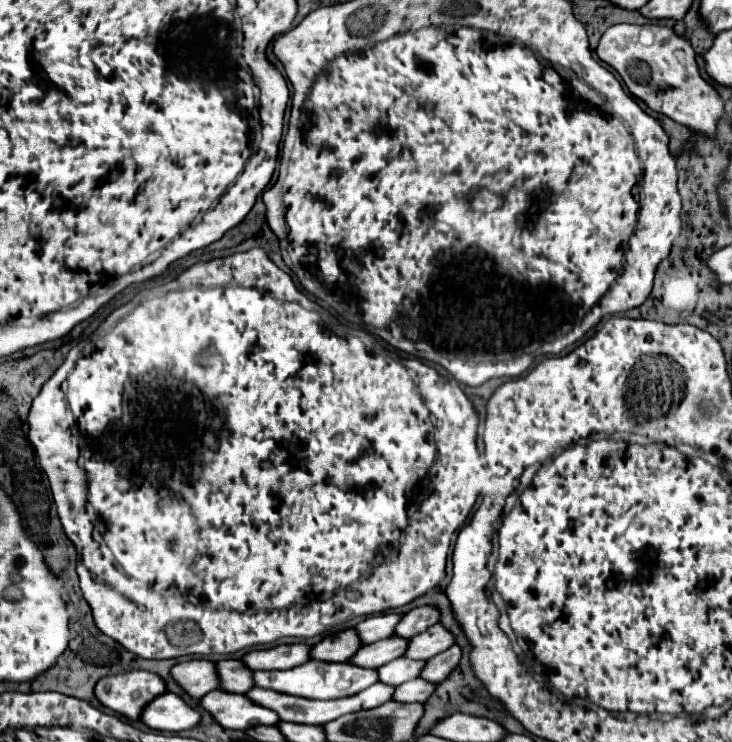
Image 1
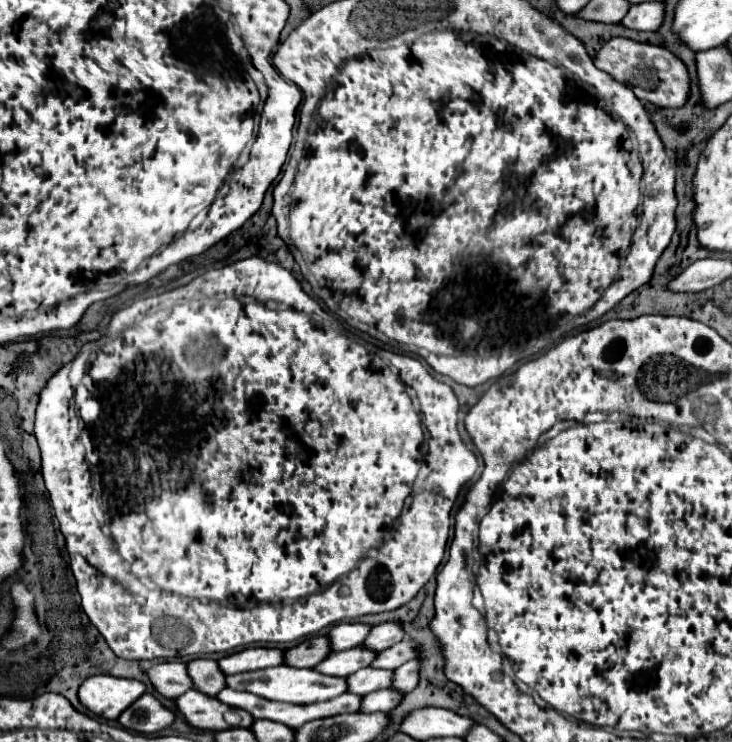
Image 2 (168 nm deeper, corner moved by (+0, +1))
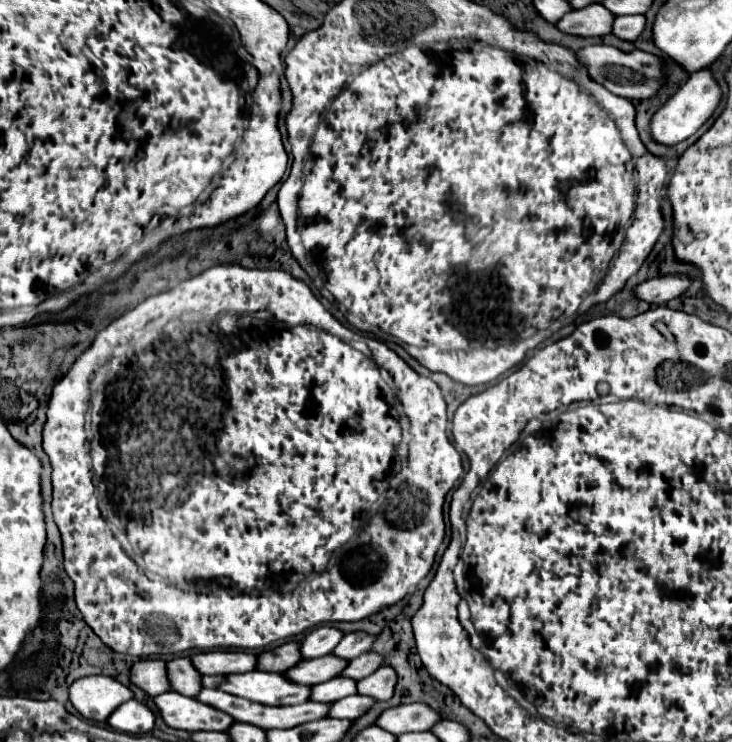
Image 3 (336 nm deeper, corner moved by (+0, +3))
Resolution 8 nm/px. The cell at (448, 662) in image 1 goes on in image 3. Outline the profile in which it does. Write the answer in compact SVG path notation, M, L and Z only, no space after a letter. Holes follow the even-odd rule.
M383 665L383 669L377 669L373 675L359 681L359 693L371 695L377 701L387 701L393 697L397 685L397 673L389 665Z

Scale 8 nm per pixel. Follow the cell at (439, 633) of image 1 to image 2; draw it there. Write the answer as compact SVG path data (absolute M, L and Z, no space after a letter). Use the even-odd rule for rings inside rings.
M403 639L397 645L393 645L393 647L385 649L385 651L379 651L377 657L373 659L371 667L393 671L395 667L415 659L415 651L417 651L417 645L413 641L409 641L409 639Z

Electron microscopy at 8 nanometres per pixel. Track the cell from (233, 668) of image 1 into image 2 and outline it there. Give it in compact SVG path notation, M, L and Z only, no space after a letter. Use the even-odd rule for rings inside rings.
M211 659L189 661L187 673L191 675L193 687L205 695L217 695L221 689L225 689L225 675L219 671L217 663Z

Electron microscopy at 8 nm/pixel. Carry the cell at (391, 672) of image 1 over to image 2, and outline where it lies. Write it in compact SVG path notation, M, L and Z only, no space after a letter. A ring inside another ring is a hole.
M365 667L365 669L359 669L357 673L349 675L345 681L347 681L347 693L363 697L377 689L389 687L391 671L375 671L373 667Z

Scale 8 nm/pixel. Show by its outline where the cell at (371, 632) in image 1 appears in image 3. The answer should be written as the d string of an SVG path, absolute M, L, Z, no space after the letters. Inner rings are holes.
M323 625L313 629L301 643L301 653L303 659L315 659L315 657L323 657L333 653L335 645L339 645L339 639L343 639L345 633L341 629Z

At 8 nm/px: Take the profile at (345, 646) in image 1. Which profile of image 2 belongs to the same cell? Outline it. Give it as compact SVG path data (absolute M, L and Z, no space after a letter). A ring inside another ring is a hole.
M311 637L301 641L299 645L287 649L283 653L283 659L289 667L315 667L319 661L325 659L325 655L331 651L331 645L327 643L327 637Z

